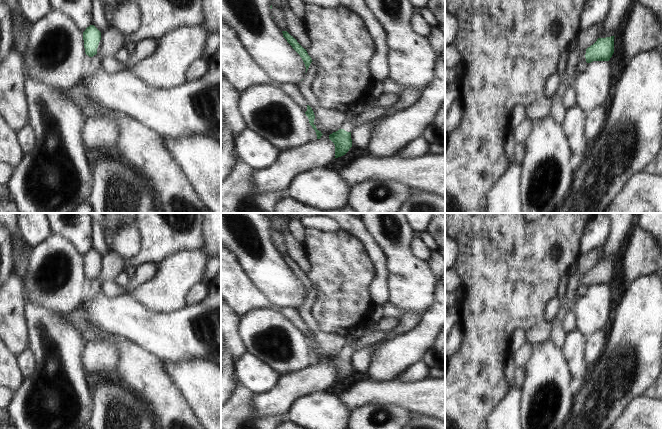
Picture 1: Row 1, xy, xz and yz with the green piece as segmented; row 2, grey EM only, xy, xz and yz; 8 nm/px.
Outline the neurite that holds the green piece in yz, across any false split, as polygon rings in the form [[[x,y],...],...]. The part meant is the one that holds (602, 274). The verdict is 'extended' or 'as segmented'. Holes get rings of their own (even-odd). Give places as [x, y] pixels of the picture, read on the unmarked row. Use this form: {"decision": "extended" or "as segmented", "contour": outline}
{"decision": "extended", "contour": [[[614,261],[598,262],[582,277],[580,286],[609,285],[614,277]]]}

